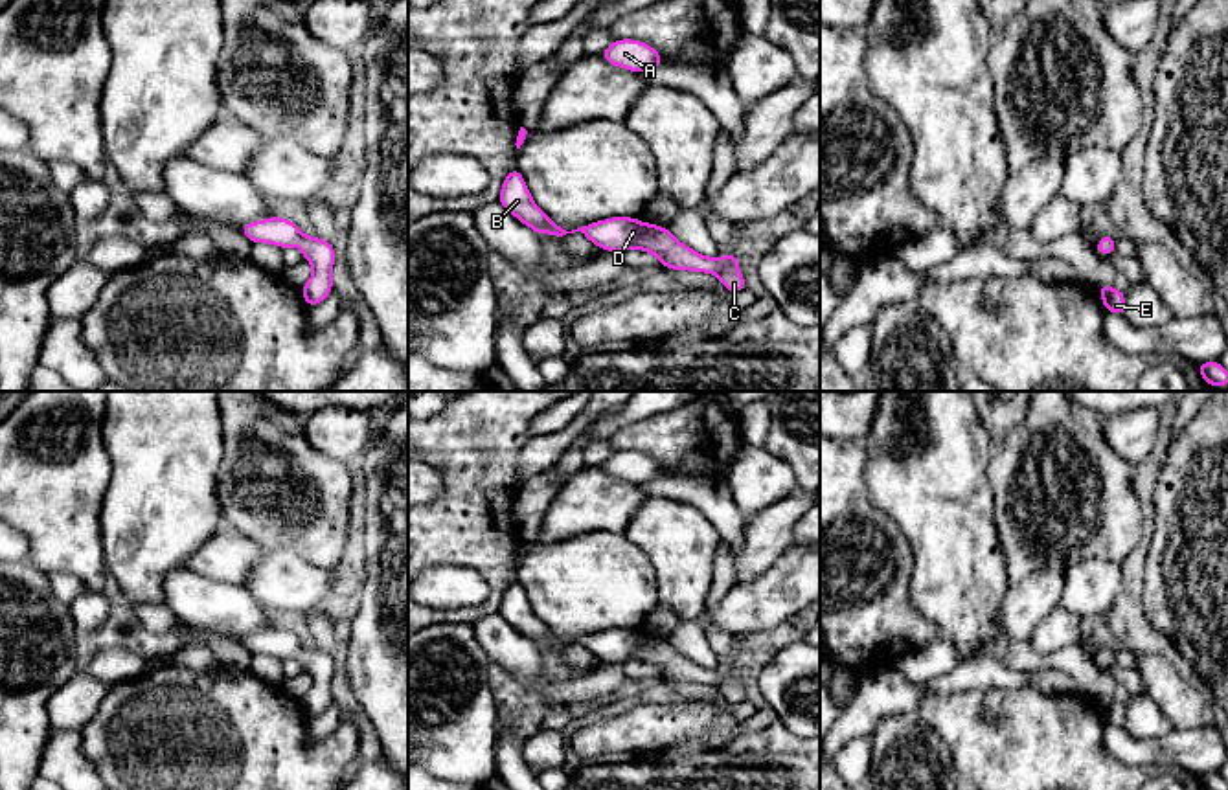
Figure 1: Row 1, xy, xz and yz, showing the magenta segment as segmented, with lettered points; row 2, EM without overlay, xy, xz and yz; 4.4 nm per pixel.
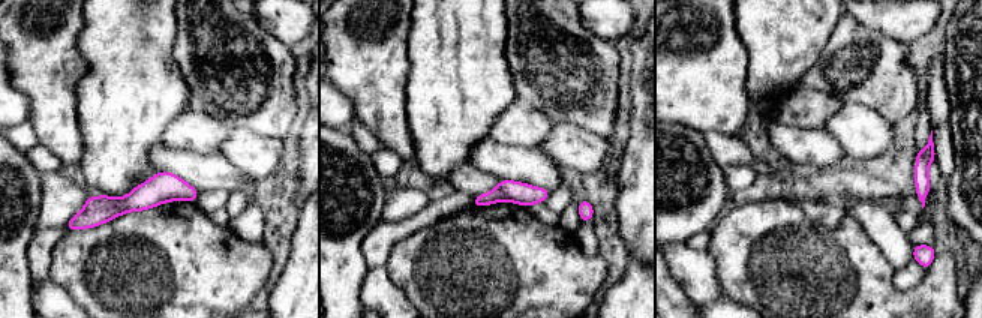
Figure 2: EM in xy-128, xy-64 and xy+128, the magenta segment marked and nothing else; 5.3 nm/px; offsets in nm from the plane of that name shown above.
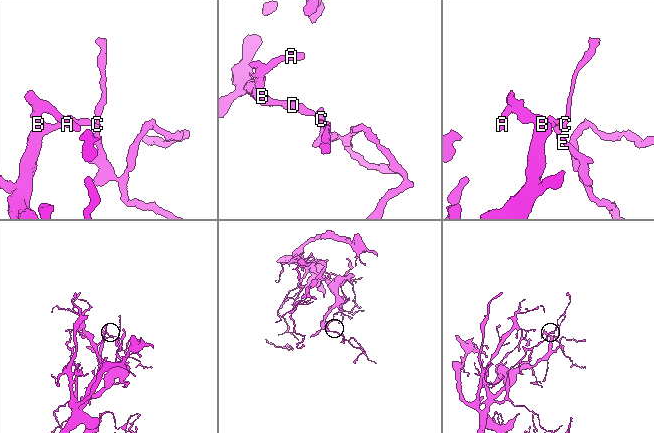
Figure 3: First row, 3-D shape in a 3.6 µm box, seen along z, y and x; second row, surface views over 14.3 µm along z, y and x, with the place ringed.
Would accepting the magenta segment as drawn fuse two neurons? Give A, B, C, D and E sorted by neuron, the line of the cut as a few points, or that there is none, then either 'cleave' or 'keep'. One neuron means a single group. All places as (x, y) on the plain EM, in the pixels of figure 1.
groups A B C D E; cut none; keep

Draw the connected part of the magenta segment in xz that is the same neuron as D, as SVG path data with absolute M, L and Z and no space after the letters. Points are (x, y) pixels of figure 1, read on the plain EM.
M517 579L504 590L498 614L537 647L550 645L563 649L581 643L594 658L603 661L621 665L629 660L638 660L654 665L662 680L715 685L732 705L746 700L735 663L717 671L700 667L675 650L664 638L645 636L632 628L614 628L572 643L563 641L533 614L526 592Z

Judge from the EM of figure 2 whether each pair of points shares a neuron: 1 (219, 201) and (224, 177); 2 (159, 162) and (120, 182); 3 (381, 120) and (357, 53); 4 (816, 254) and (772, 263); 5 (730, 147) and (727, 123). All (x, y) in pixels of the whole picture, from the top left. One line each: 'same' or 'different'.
1: different
2: different
3: same
4: same
5: different

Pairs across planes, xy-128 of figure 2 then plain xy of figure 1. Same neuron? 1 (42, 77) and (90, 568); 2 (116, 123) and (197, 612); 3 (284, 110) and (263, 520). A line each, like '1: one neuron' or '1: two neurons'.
1: one neuron
2: two neurons
3: one neuron

